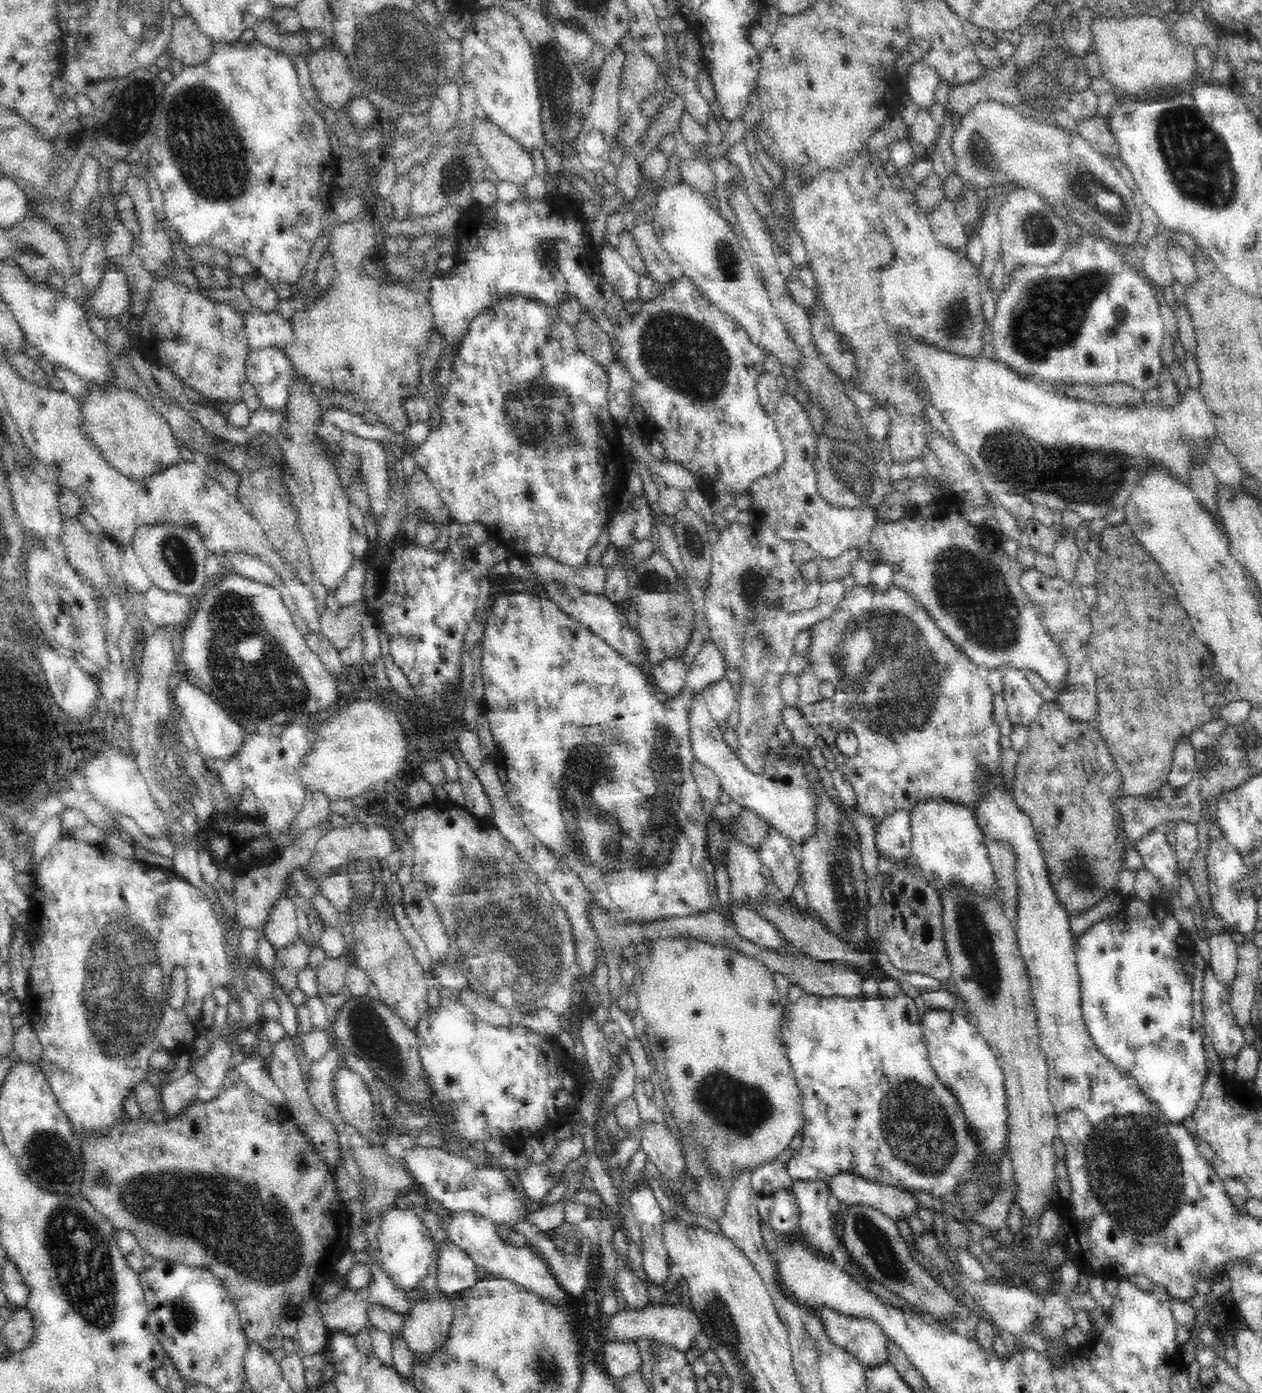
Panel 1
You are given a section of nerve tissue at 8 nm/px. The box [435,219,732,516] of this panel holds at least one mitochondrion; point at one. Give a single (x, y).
(536, 421)

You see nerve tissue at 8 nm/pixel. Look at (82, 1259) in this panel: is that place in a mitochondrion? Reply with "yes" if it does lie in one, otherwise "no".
yes

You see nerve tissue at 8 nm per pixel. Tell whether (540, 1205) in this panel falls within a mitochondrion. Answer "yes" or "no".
no

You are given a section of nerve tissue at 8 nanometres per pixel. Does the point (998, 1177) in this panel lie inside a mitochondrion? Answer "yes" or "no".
no

